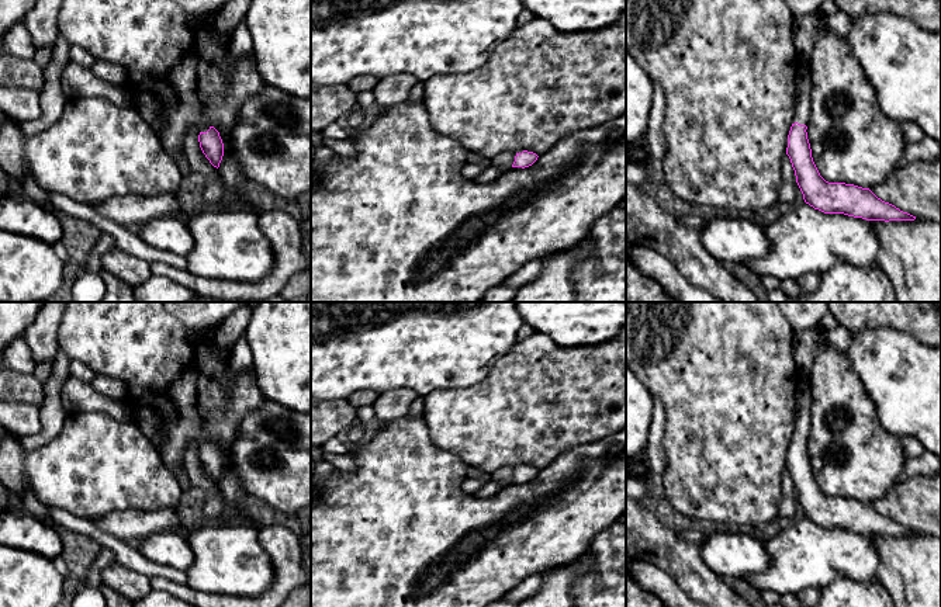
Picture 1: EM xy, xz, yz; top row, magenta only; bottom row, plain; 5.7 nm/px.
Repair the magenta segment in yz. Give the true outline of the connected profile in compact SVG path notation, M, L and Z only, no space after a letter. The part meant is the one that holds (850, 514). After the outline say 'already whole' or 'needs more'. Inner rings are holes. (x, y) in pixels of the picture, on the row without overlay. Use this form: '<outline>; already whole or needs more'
M802 377L796 392L795 433L788 450L786 469L805 517L824 528L844 528L866 535L914 535L916 531L882 516L869 503L828 497L820 490L806 447L810 431L810 407L810 385L807 378Z; needs more

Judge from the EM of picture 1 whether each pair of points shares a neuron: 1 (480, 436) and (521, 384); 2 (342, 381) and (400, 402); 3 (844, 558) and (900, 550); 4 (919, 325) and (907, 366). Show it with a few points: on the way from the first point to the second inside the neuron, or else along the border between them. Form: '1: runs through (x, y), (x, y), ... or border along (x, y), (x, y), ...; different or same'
1: runs through (493, 423), (519, 396); same
2: border along (411, 388), (390, 388), (379, 395); different
3: border along (867, 536), (879, 558), (877, 579); different
4: border along (884, 326), (907, 333), (926, 344); different

